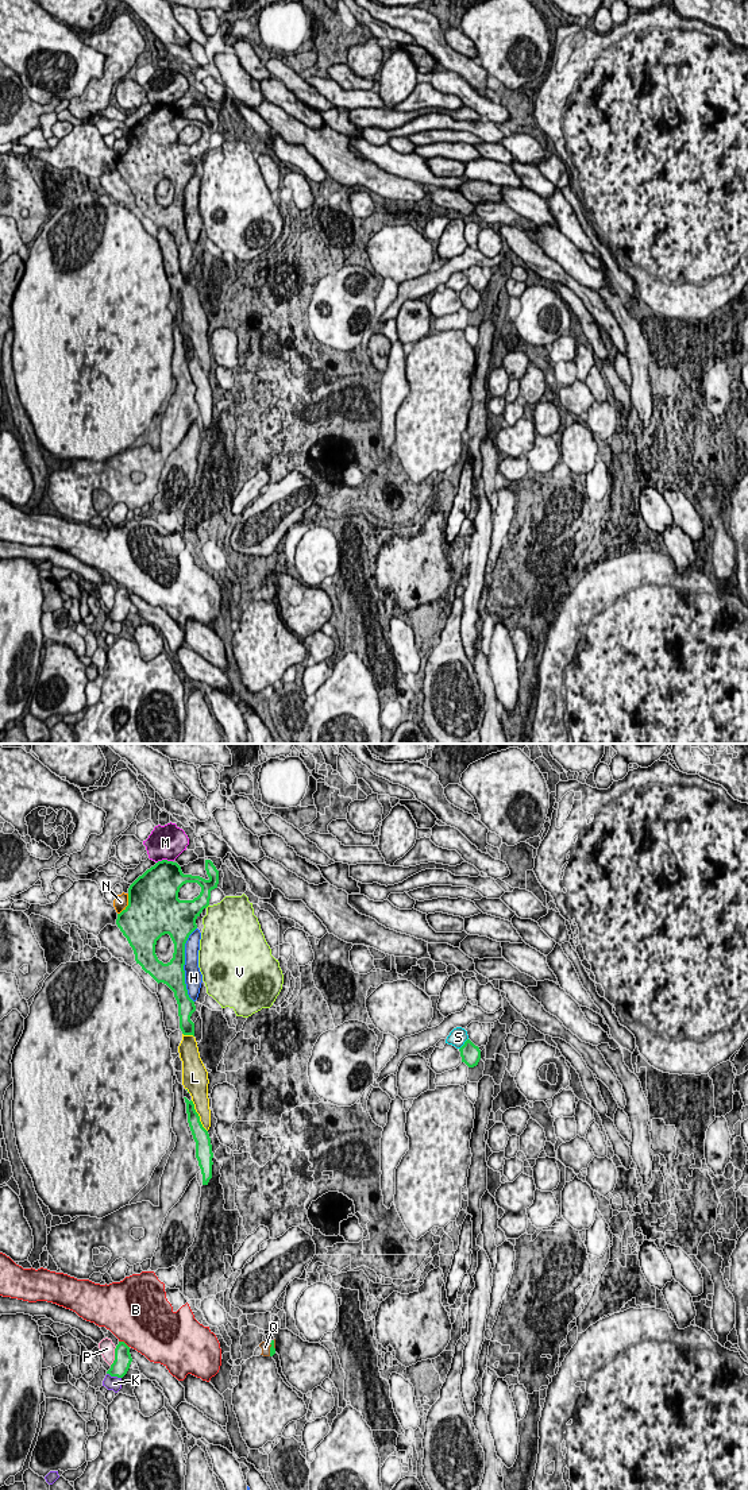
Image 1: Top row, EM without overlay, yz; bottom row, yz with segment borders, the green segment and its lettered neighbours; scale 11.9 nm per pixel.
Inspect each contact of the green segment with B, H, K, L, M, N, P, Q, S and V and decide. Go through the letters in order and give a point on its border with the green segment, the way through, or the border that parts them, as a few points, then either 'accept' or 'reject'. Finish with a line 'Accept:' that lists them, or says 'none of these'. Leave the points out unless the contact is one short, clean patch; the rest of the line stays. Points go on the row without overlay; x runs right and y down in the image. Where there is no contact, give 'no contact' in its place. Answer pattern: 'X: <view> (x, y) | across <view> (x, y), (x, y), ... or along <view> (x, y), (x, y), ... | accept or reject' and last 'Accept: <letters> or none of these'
B: yz (124, 587) | reject
H: yz (184, 208) | reject
K: yz (114, 620) | reject
L: yz (199, 361) | reject
M: yz (164, 104) | reject
N: yz (128, 149) | reject
P: yz (115, 601) | along yz (116, 591), (114, 605), (110, 609) | reject
Q: yz (270, 593) | across yz (272, 593), (270, 593), (265, 591) | accept
S: yz (465, 288) | reject
V: yz (207, 150) | reject
Accept: Q

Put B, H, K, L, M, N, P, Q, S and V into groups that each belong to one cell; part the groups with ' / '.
B / H / K / L / M N / P / Q / S / V

